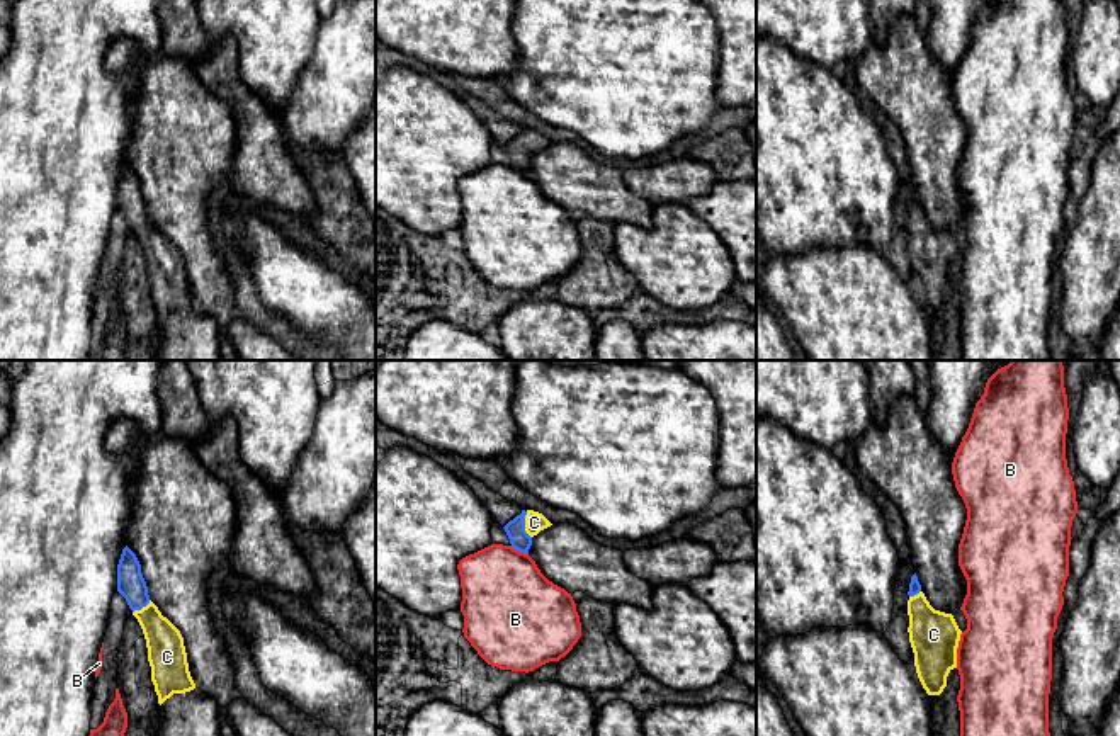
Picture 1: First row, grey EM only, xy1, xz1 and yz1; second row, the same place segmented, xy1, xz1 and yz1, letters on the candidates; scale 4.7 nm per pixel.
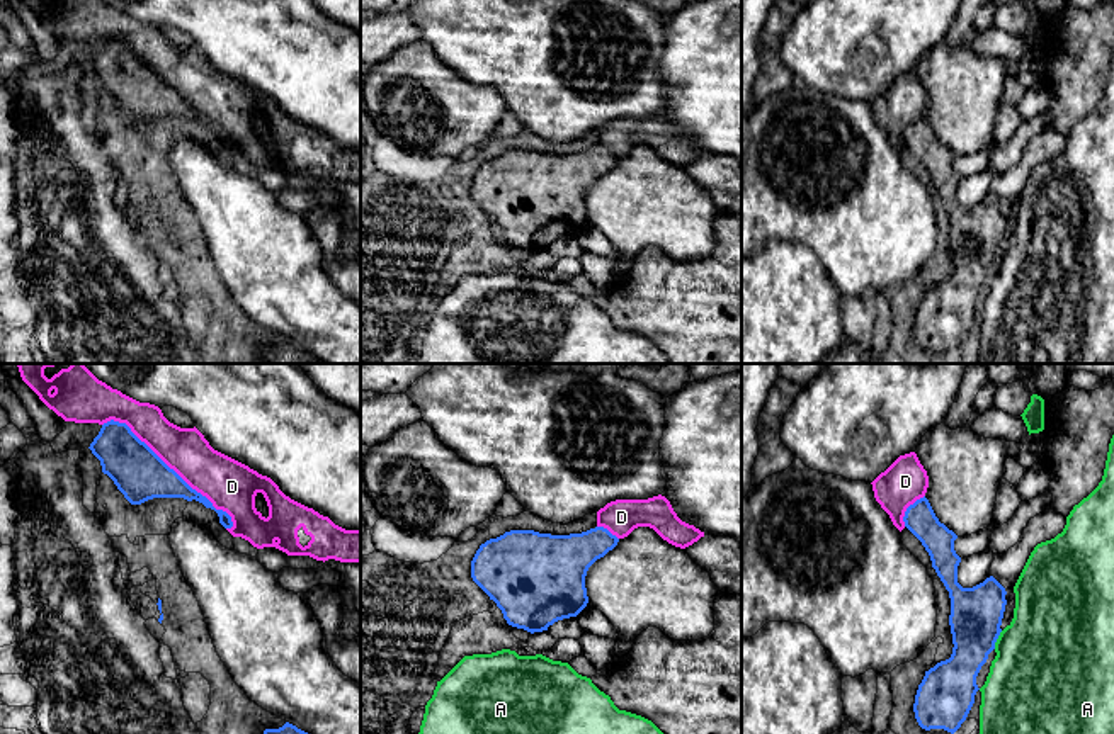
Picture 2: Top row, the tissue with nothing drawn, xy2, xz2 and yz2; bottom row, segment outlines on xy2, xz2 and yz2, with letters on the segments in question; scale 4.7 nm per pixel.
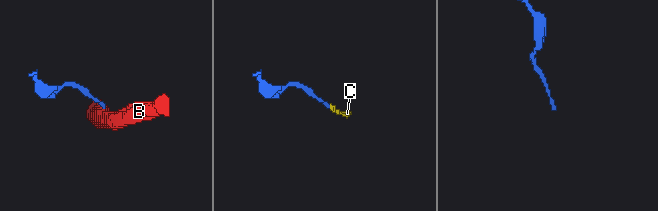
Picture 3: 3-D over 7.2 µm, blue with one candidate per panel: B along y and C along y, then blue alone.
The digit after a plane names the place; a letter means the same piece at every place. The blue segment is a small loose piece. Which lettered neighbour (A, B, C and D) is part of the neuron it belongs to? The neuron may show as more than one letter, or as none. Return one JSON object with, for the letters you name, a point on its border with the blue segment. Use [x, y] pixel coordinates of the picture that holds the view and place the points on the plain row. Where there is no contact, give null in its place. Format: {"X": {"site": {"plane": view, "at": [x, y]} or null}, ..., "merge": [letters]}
{"C": {"site": {"plane": "xz1", "at": [524, 145]}}, "merge": ["C"]}

